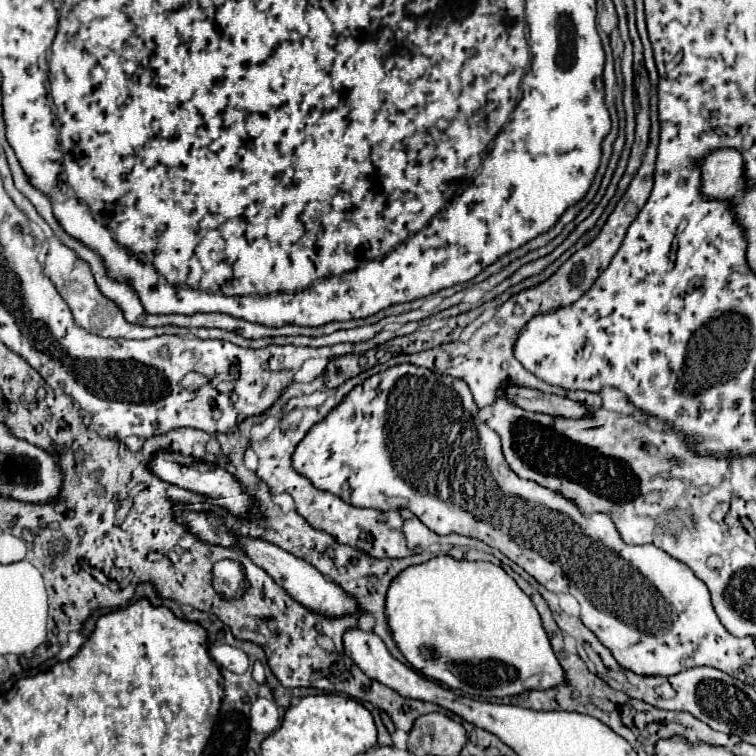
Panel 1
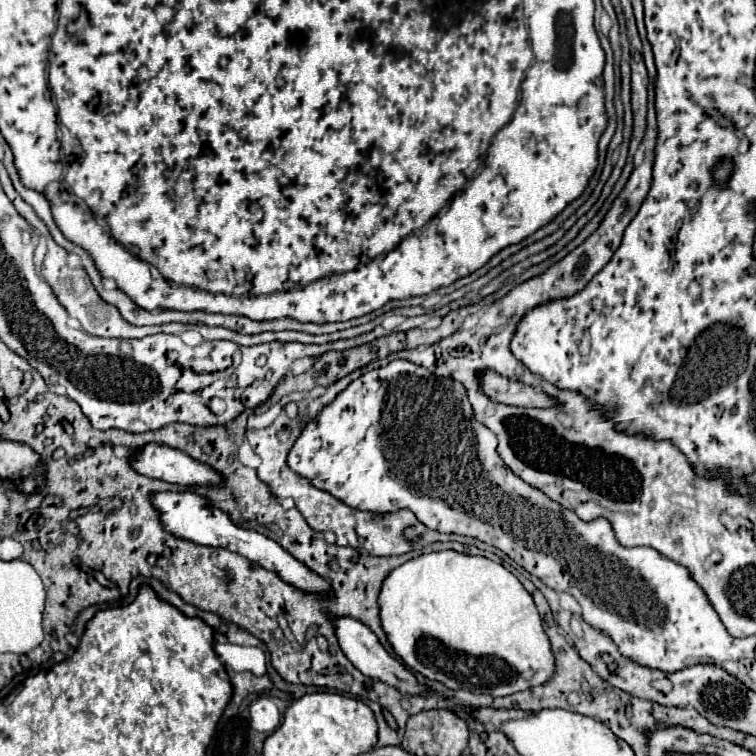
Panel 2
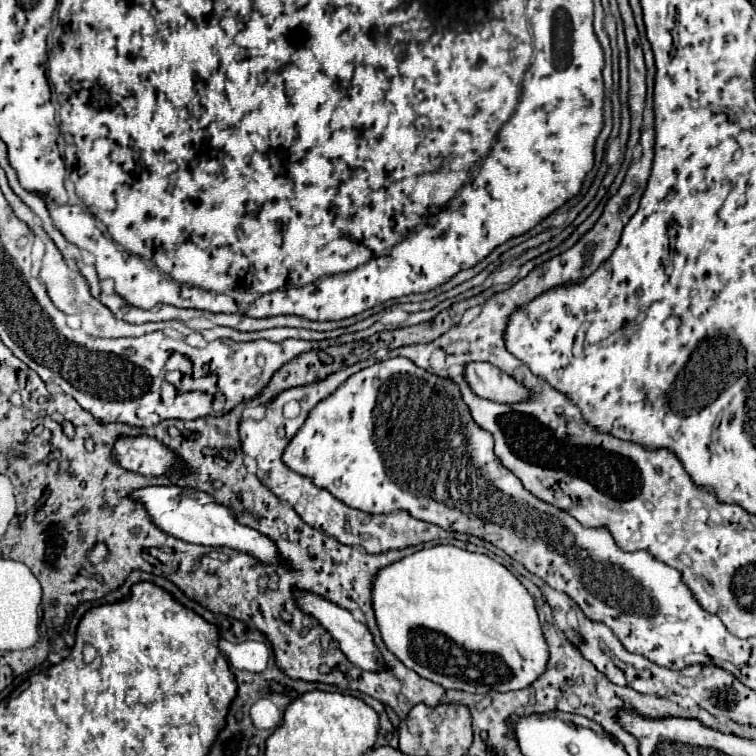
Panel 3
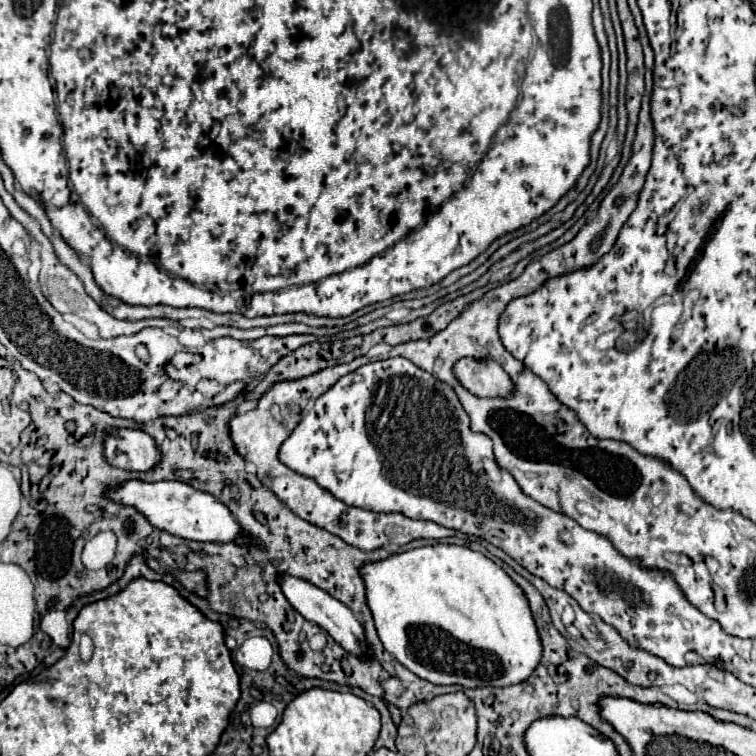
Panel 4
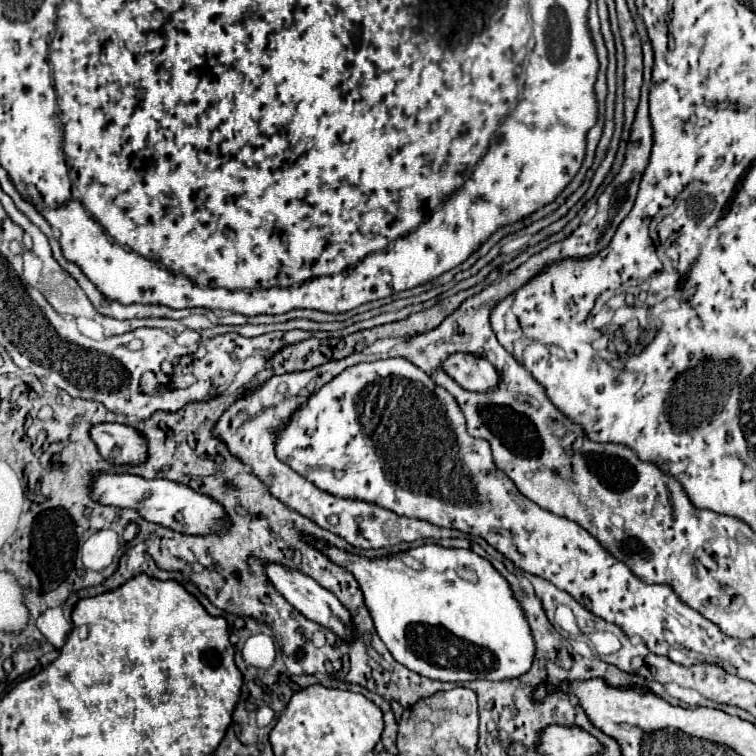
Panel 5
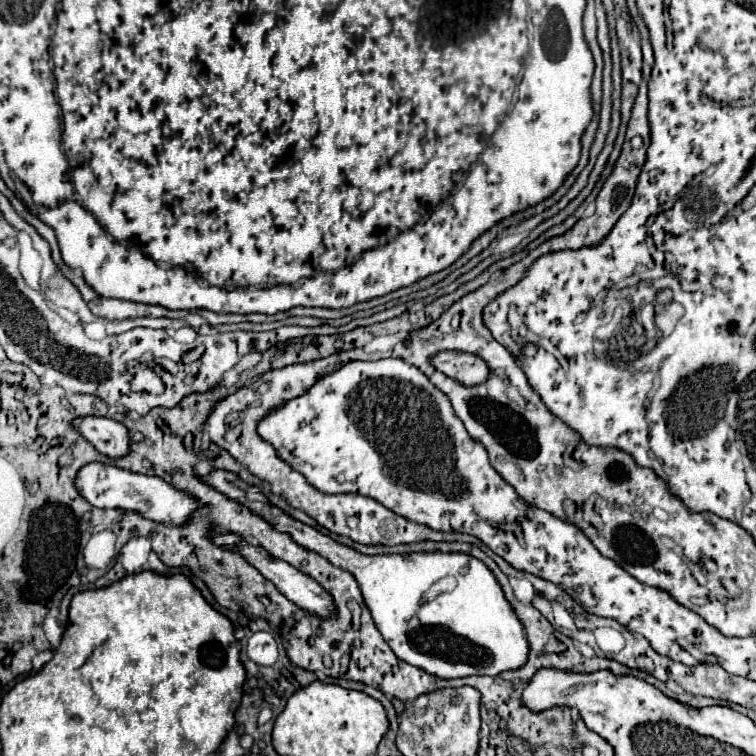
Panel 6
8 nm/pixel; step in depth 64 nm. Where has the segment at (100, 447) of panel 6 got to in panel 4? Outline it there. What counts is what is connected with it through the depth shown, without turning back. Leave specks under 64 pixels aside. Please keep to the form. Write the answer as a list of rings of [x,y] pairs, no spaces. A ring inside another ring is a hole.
[[[112,430],[104,440],[104,454],[112,466],[134,472],[148,472],[162,460],[154,438],[142,430]]]

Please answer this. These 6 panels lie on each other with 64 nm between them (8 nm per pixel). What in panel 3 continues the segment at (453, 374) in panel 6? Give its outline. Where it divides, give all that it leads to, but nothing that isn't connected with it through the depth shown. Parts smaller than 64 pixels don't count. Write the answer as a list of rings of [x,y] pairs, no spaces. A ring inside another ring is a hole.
[[[472,362],[468,368],[464,368],[464,376],[472,388],[474,394],[488,398],[492,402],[524,402],[532,396],[532,392],[516,382],[512,376],[500,372],[492,364],[482,364],[482,362]]]

